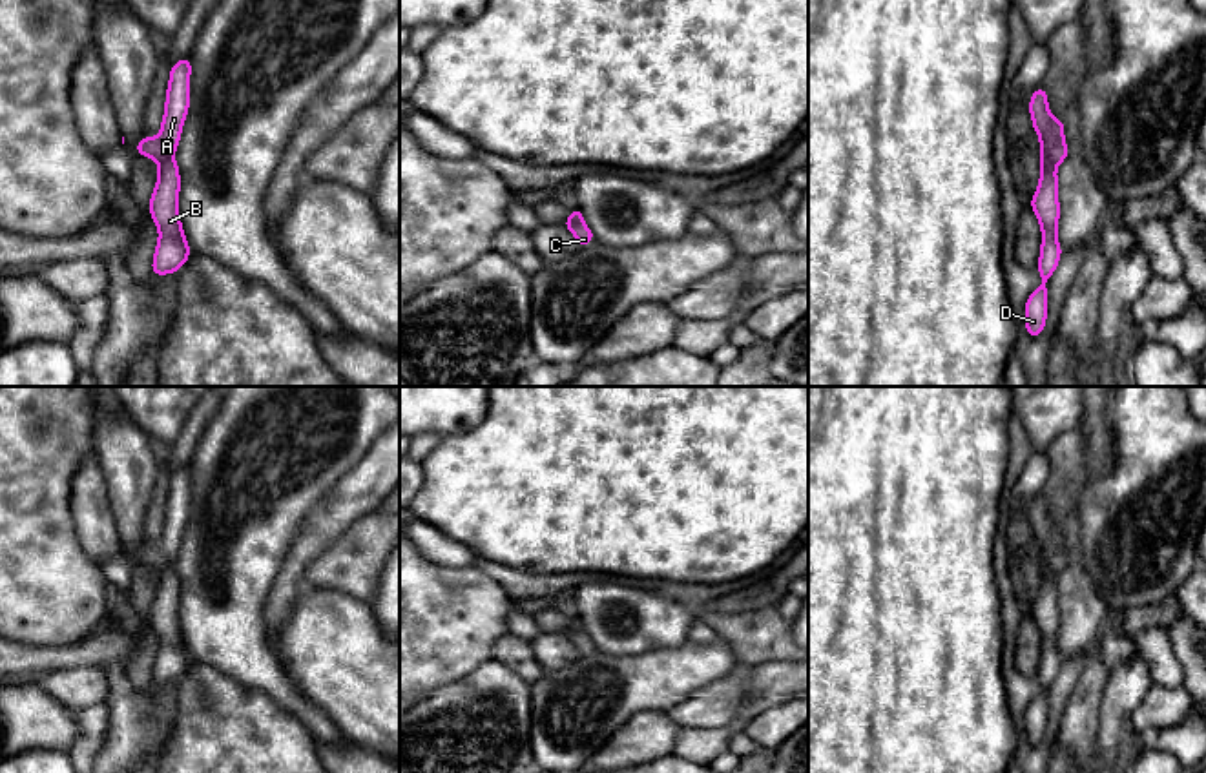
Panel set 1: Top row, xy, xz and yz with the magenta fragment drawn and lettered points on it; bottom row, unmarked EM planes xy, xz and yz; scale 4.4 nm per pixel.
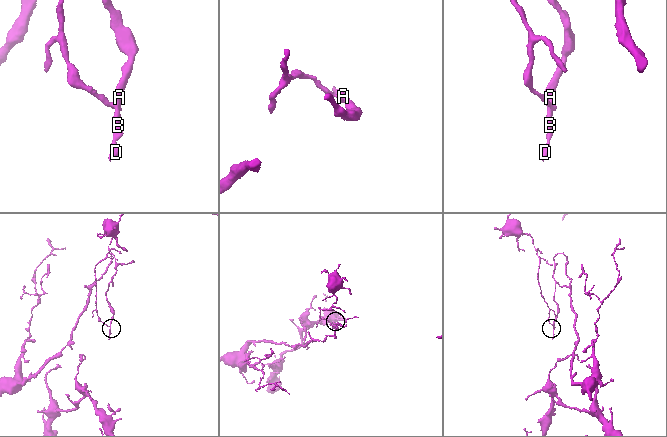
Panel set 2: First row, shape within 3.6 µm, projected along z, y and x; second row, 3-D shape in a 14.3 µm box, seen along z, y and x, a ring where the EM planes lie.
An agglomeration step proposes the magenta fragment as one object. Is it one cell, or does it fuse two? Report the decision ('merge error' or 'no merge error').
merge error

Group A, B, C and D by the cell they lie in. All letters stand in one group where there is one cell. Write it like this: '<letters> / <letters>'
A B D / C

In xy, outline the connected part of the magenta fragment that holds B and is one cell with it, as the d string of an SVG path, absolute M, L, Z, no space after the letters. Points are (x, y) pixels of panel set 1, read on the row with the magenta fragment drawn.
M188 57L172 66L170 82L166 91L166 106L159 142L170 157L159 162L157 186L150 199L150 215L159 228L159 242L153 255L153 275L175 273L190 257L181 215L179 215L179 166L173 153L179 146L182 124L190 106L190 71L192 62Z

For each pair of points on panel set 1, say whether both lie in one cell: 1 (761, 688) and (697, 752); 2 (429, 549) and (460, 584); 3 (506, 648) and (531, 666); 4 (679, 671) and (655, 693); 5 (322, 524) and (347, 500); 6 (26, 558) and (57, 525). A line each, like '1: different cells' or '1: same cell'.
1: same cell
2: different cells
3: same cell
4: same cell
5: same cell
6: same cell

